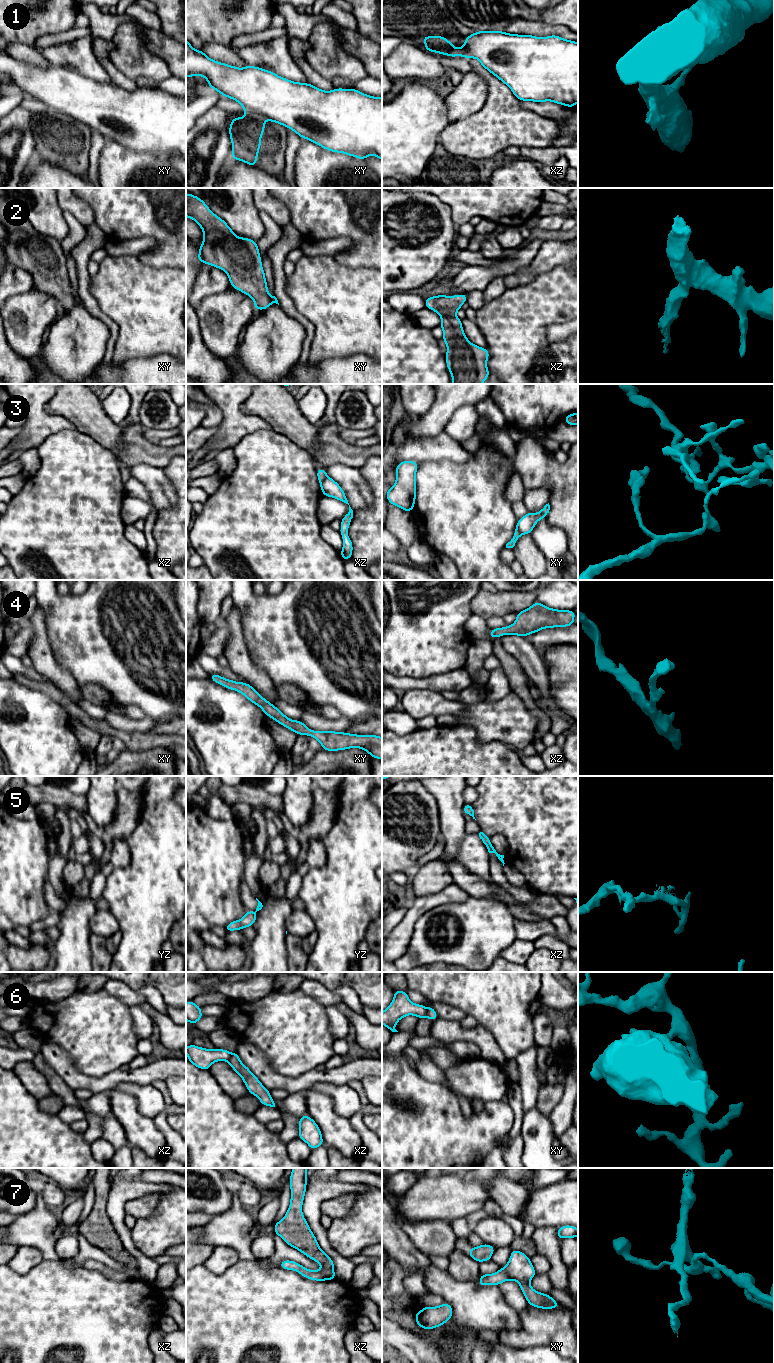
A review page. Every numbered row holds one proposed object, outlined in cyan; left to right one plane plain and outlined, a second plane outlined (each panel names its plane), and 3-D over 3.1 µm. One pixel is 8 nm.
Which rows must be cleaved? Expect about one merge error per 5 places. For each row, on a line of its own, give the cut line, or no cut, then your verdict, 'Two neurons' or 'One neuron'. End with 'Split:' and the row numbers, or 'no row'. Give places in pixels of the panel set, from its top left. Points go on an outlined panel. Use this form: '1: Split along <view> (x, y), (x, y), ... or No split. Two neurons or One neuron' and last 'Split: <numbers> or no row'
1: Split along xy (244, 116), (265, 119). Two neurons
2: No split. One neuron
3: Split along xz (327, 475), (320, 484). Two neurons
4: No split. One neuron
5: No split. One neuron
6: Split along xy (425, 1008), (427, 1016). Two neurons
7: Split along xz (322, 1266), (333, 1269). Two neurons
Split: 1, 3, 6, 7

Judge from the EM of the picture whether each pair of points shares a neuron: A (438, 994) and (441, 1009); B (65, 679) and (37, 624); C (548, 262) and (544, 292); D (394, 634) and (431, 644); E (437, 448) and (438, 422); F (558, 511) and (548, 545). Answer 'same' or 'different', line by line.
A: different
B: same
C: different
D: same
E: different
F: different

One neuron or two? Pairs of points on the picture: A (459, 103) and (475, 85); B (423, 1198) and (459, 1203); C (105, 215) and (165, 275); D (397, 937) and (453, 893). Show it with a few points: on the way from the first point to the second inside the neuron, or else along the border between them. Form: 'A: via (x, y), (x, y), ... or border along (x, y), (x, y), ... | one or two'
A: via (463, 99), (473, 89) | one
B: via (432, 1198), (450, 1198) | one
C: border along (137, 257), (142, 262), (155, 267), (175, 268) | two
D: via (408, 922), (425, 903), (438, 898) | one

